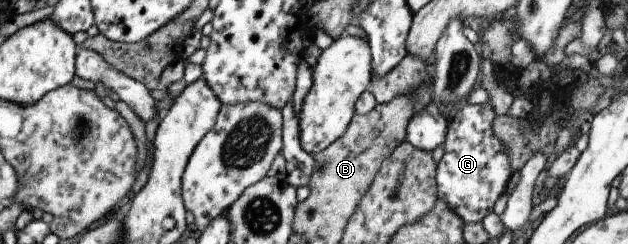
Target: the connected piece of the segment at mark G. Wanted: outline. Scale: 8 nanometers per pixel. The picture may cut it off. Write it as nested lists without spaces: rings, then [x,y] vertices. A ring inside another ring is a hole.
[[[488,102],[481,104],[460,103],[448,119],[446,135],[441,145],[443,155],[436,164],[436,189],[438,199],[456,213],[463,223],[481,221],[500,195],[504,194],[511,176],[508,153],[494,137],[493,124],[497,117]]]

